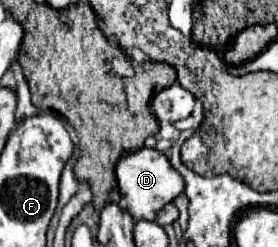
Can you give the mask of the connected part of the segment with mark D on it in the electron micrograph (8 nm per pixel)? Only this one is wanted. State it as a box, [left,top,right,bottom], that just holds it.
[116,147,184,221]

